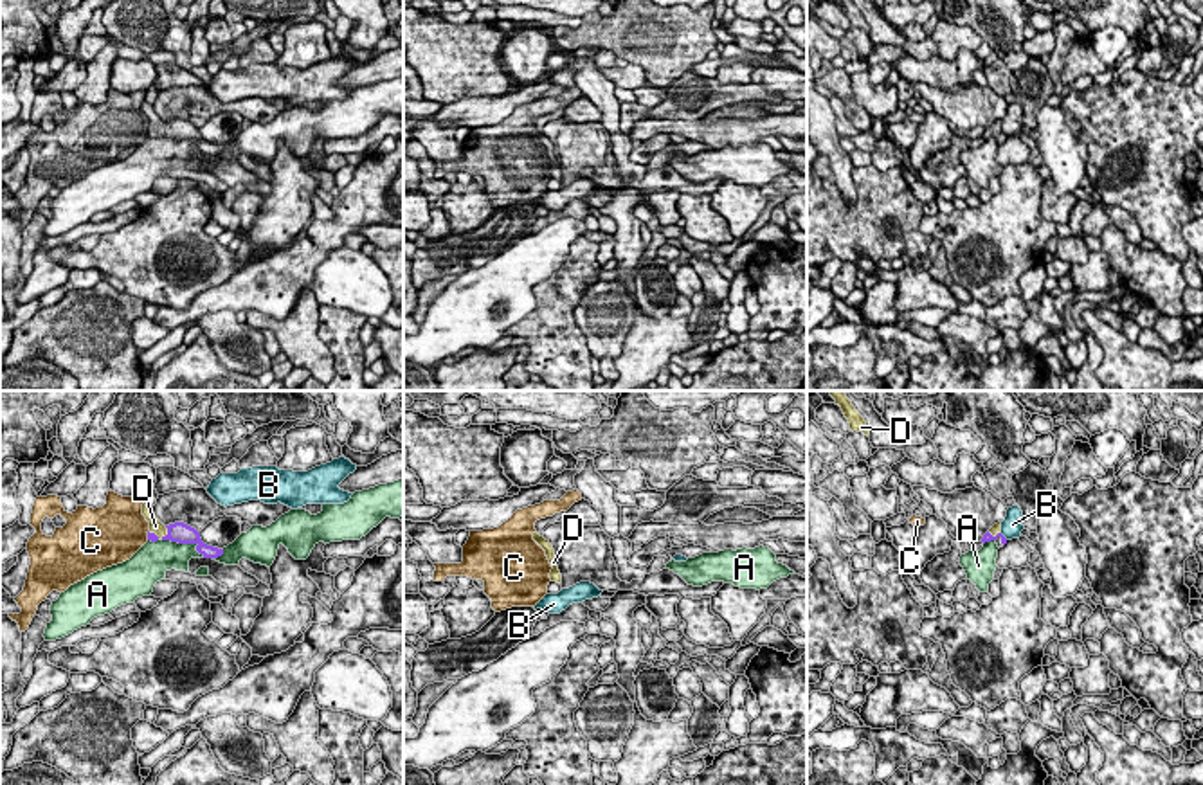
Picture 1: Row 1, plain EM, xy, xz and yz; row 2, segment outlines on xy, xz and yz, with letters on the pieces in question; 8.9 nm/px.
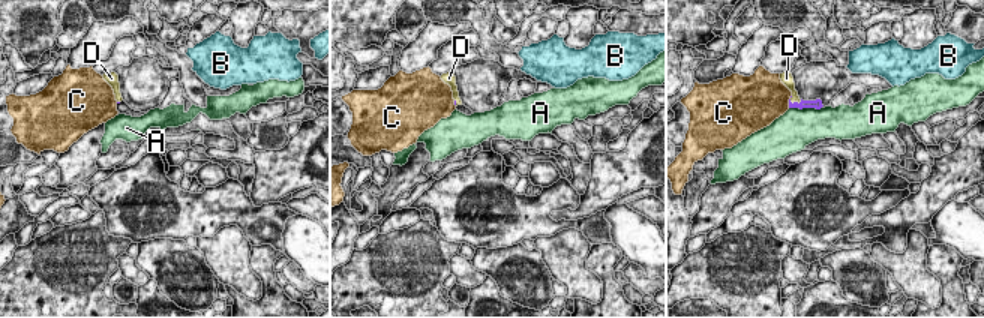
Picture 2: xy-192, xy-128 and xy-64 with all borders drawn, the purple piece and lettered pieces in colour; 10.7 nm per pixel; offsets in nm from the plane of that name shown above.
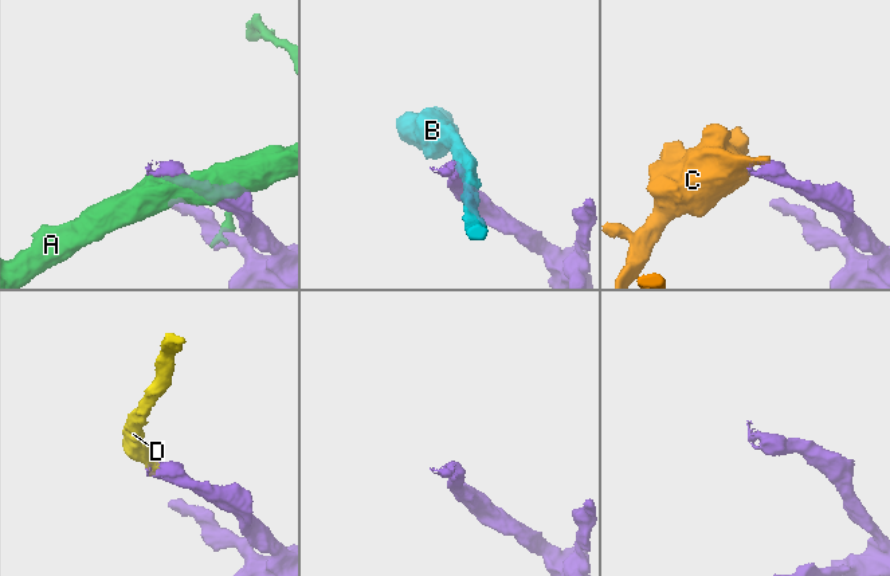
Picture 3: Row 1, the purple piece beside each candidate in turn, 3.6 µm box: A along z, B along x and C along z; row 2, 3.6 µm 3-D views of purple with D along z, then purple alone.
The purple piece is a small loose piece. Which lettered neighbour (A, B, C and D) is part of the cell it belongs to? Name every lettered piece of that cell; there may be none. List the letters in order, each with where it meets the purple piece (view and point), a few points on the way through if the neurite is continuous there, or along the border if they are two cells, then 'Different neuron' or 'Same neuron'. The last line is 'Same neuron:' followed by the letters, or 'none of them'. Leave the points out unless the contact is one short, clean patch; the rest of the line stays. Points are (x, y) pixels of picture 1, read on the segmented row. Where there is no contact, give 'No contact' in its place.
A: Touches purple at xy (184, 542). Different neuron
B: Touches purple at yz (1002, 535). Boundary: yz (1000, 533), (1007, 539). Different neuron
C: Touches purple at xy (148, 535). Boundary: xy (148, 530), (146, 539). Different neuron
D: Touches purple at xy (157, 537). Path across: xy (179, 532), (157, 537), (155, 526). Same neuron
Same neuron: D

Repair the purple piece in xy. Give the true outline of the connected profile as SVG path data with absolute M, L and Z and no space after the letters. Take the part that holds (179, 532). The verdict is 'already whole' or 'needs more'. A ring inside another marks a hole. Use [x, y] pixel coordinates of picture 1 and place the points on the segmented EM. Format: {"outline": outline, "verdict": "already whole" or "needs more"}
{"outline": "M142 504L142 515L149 522L149 531L148 531L148 540L157 542L157 540L171 540L178 544L194 544L196 551L204 558L218 558L223 555L223 549L207 546L202 542L200 533L184 524L184 522L175 522L169 526L164 526L153 513L153 508Z", "verdict": "needs more"}

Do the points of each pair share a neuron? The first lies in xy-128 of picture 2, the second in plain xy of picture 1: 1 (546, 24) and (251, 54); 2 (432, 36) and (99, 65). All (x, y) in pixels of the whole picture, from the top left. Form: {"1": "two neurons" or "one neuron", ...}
{"1": "one neuron", "2": "one neuron"}

